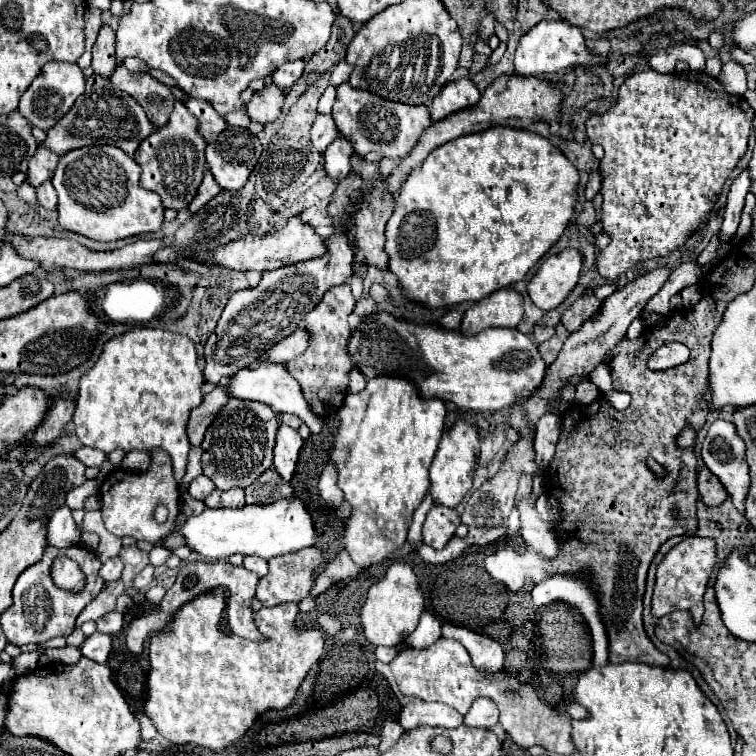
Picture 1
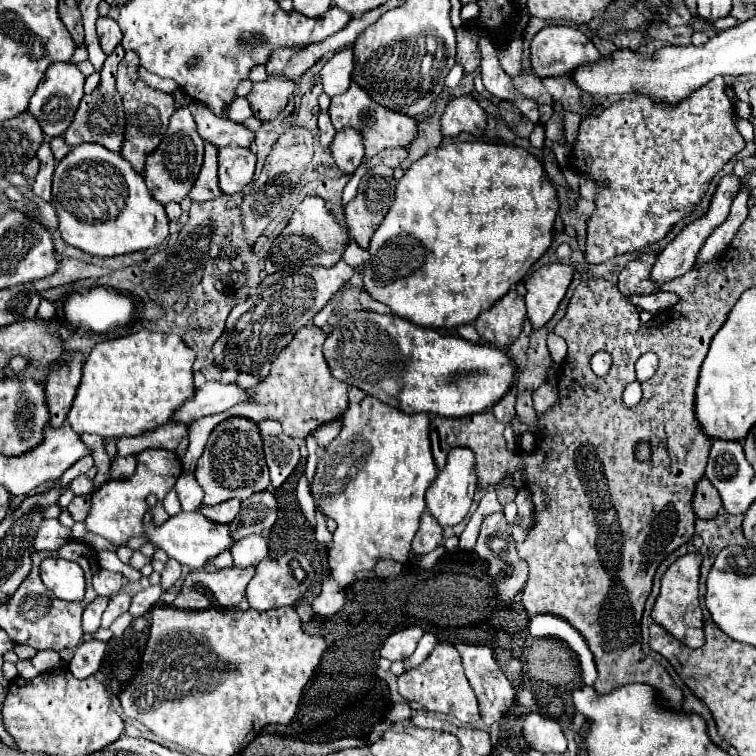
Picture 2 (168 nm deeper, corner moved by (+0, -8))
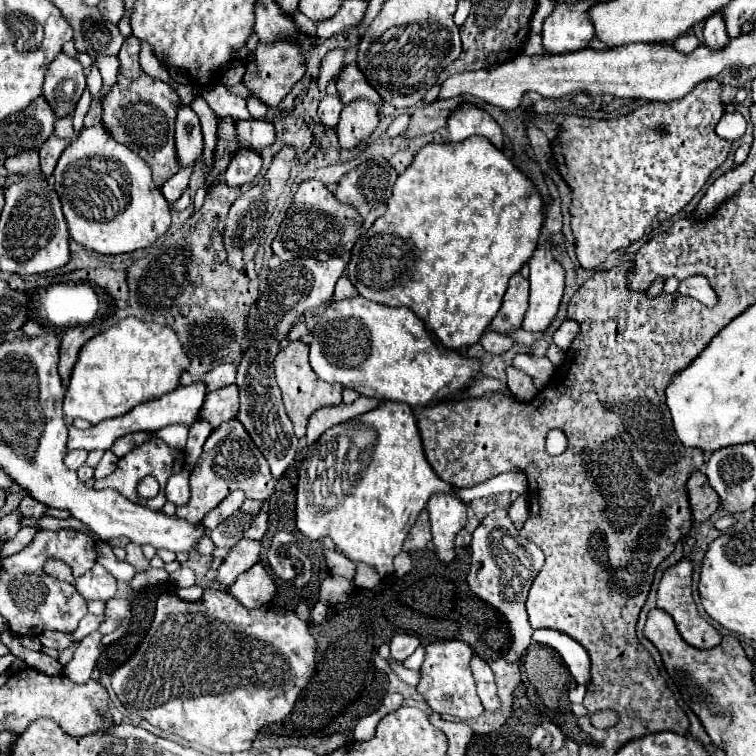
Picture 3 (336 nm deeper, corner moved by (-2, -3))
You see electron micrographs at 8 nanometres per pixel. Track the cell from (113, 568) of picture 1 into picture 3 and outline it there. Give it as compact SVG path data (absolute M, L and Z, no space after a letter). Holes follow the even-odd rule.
M95 563L93 569L89 569L81 579L73 581L73 585L85 599L105 599L107 601L117 591L117 579L99 563Z

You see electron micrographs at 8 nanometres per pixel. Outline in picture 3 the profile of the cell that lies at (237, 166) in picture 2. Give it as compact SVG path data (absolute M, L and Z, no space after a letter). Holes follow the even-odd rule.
M239 149L235 155L231 155L231 161L227 169L223 171L223 179L227 185L237 187L243 183L251 183L261 169L261 157L257 151L251 149Z

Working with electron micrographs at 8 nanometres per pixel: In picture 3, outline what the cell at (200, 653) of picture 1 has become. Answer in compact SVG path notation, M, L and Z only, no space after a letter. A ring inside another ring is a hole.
M205 589L201 601L195 601L195 603L187 603L187 601L179 599L177 595L167 595L167 593L157 599L157 611L155 611L155 617L153 617L153 623L151 623L151 629L149 629L145 641L141 643L137 653L125 665L121 665L119 669L113 671L111 685L113 685L119 701L125 705L125 709L131 711L133 715L147 719L151 725L155 725L163 731L175 733L187 741L201 743L215 753L239 753L239 751L251 749L251 743L263 725L279 723L293 711L301 689L305 689L305 685L309 683L309 679L313 675L313 669L315 669L315 639L309 635L307 621L301 621L295 615L295 611L287 611L277 605L263 605L261 609L245 609L243 605L239 605L239 601L235 601L235 597L231 597L229 591Z

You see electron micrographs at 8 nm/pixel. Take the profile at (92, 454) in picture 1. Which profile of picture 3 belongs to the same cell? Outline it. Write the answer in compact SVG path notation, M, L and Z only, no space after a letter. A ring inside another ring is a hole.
M71 451L67 457L65 457L65 465L67 465L67 469L73 469L73 471L77 471L83 463L85 463L85 459L87 459L87 451Z

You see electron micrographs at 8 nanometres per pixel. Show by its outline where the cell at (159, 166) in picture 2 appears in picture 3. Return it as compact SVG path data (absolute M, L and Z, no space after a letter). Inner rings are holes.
M181 107L175 121L175 153L179 167L193 165L203 153L203 135L199 117L191 107Z

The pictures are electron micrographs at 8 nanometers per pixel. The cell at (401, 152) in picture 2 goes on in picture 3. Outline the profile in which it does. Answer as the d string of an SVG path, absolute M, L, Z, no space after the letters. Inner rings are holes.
M461 97L453 99L439 99L429 103L427 107L415 109L406 130L408 138L414 138L425 133L433 133L447 125L447 117L453 113L455 107L461 105Z

